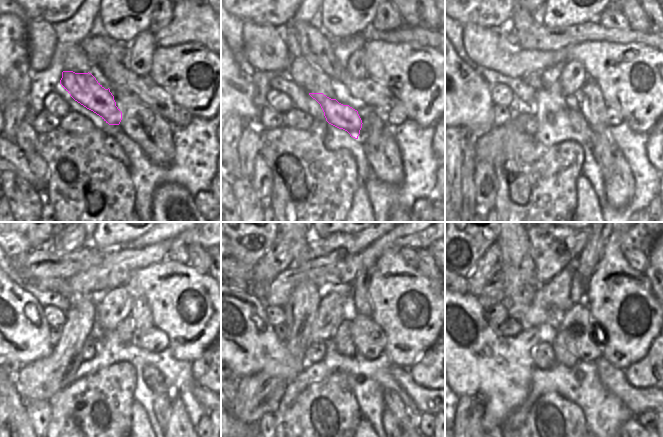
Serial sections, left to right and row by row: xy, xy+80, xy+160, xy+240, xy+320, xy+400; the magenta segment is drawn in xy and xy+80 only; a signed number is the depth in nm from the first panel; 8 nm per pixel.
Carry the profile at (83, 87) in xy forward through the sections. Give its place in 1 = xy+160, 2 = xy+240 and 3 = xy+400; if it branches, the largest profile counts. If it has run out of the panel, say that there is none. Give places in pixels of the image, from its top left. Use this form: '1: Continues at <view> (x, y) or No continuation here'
1: Continues at xy+160 (577, 120)
2: Continues at xy+240 (153, 379)
3: Continues at xy+400 (632, 425)

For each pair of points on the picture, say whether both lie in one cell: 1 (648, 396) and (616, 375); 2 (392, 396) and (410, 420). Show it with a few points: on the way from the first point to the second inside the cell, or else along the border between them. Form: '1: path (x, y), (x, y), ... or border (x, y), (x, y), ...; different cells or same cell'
1: path (639, 396), (633, 396), (621, 384); same cell
2: path (393, 402), (404, 414); same cell

